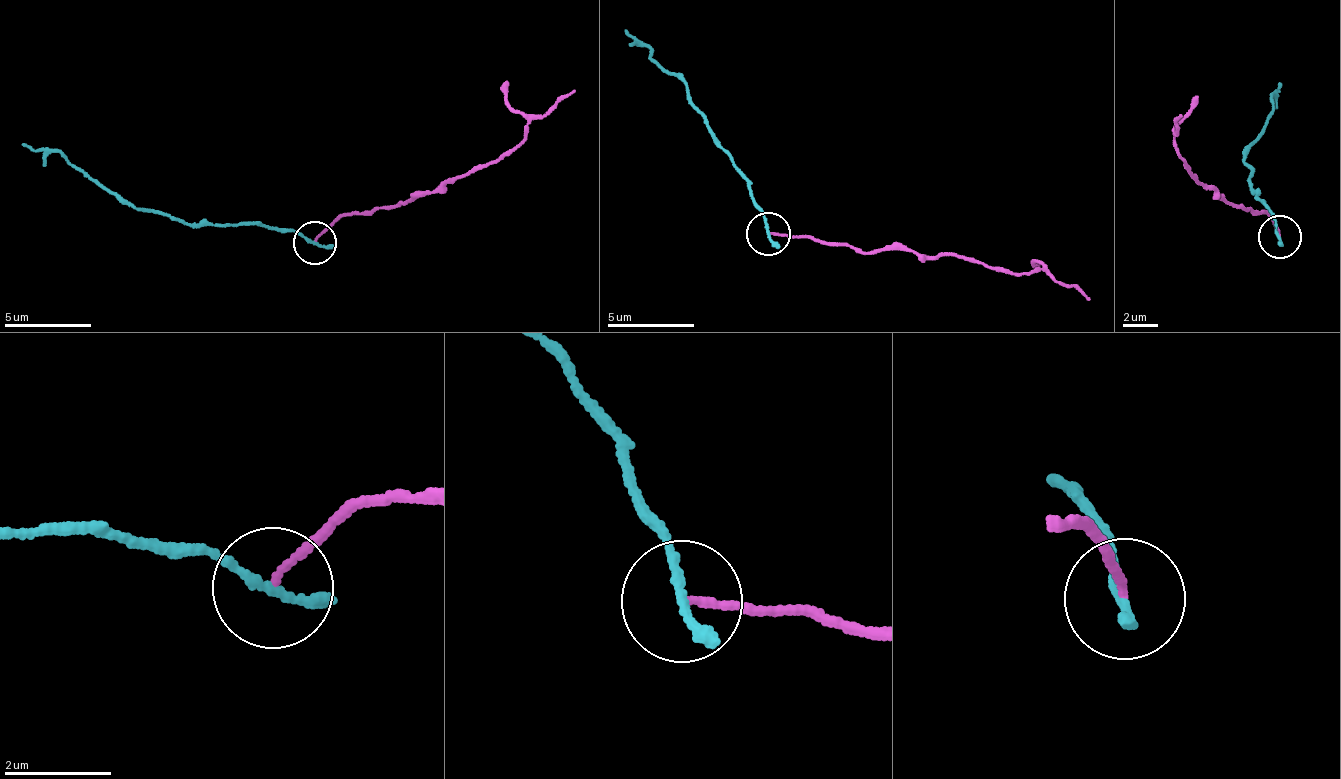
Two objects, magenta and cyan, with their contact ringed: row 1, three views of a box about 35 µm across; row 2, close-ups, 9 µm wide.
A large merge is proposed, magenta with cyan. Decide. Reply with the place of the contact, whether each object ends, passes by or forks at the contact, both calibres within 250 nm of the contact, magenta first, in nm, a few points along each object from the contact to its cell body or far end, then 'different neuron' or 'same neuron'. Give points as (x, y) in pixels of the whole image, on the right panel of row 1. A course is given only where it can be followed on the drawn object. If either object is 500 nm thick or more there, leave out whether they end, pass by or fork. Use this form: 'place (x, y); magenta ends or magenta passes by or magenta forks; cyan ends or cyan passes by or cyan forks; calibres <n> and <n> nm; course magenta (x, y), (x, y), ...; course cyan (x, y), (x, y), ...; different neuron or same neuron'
place (1279, 237); magenta ends; cyan ends; calibres 120 and 200 nm; course magenta (1279, 237), (1269, 213), (1226, 205), (1213, 190), (1193, 181), (1177, 153), (1175, 137), (1184, 116), (1199, 94); course cyan (1279, 237), (1266, 206), (1253, 193), (1245, 156), (1275, 111), (1271, 94), (1278, 84); different neuron

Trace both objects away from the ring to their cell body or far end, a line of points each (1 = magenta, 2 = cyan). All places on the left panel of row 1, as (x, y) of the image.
1: (313, 243), (343, 215), (414, 202), (448, 183), (499, 162), (523, 139), (527, 122), (507, 103), (507, 79)
2: (313, 243), (262, 224), (190, 227), (131, 203), (54, 151), (22, 145)

